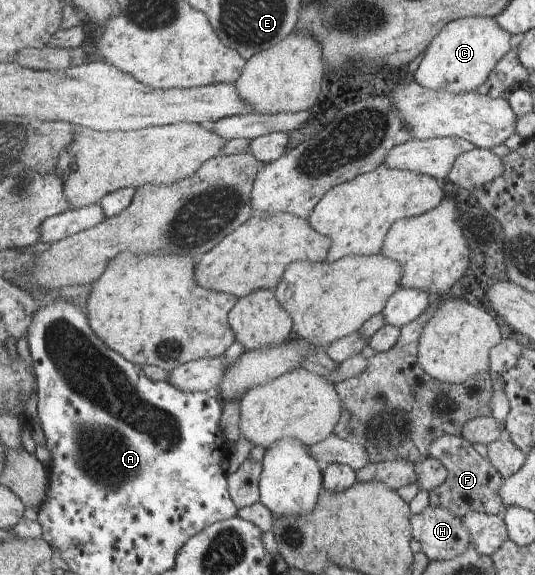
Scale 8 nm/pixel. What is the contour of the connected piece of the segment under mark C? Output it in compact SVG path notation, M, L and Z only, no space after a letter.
M466 17L449 22L433 40L415 71L417 82L423 87L452 94L475 92L481 87L497 63L511 50L514 35L497 18Z

